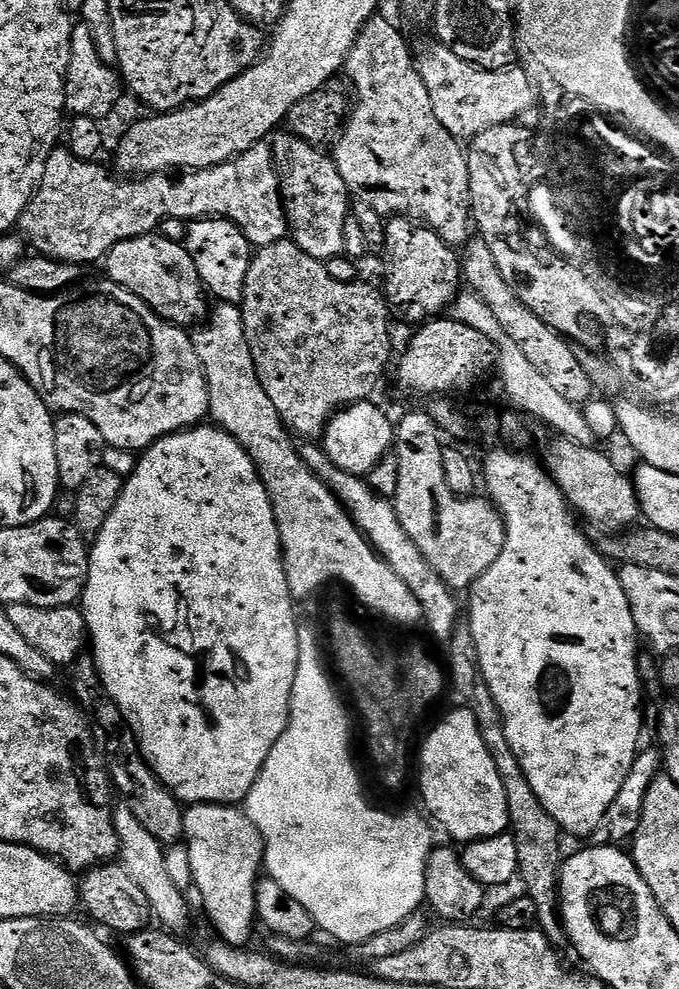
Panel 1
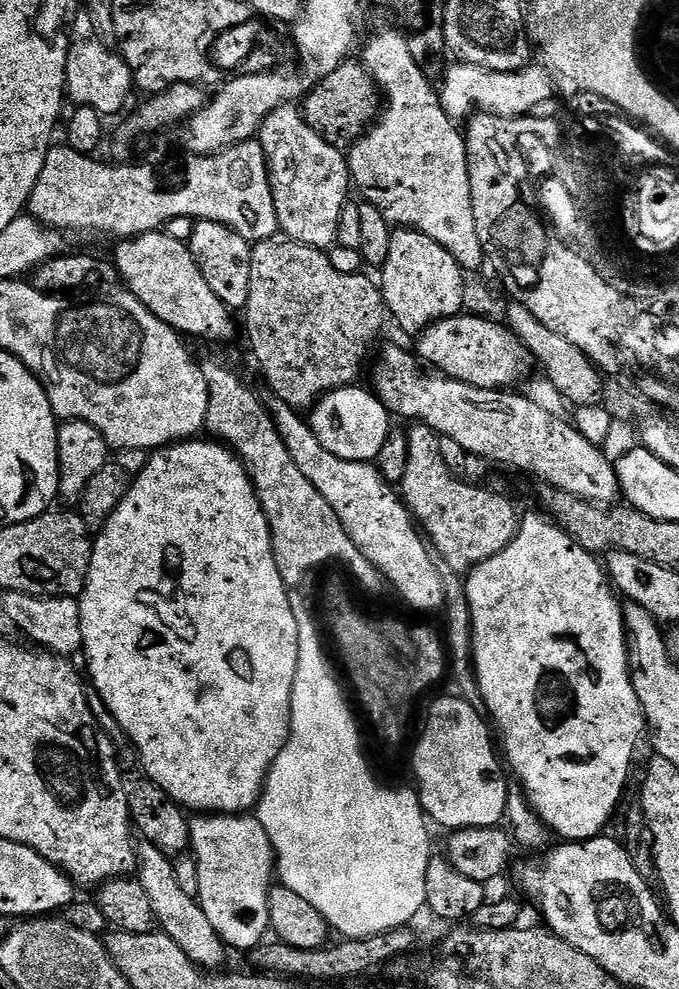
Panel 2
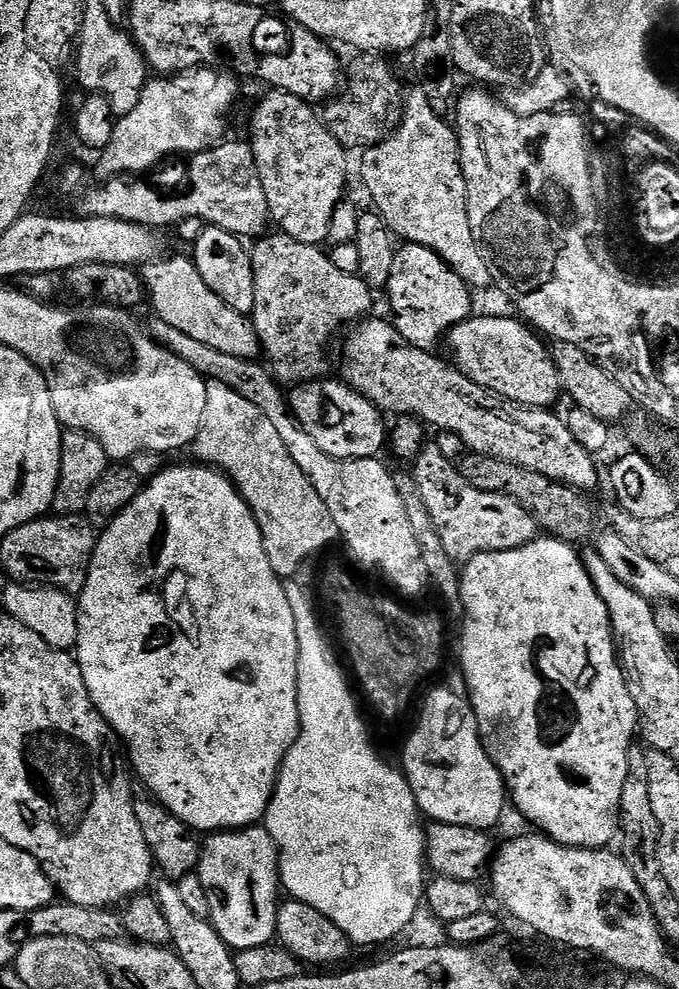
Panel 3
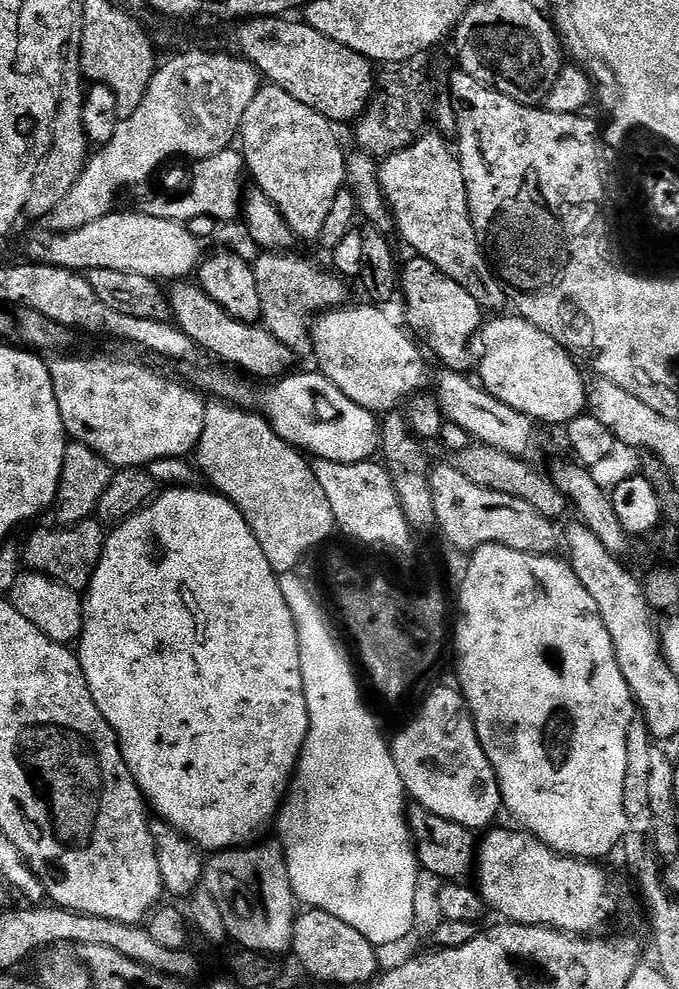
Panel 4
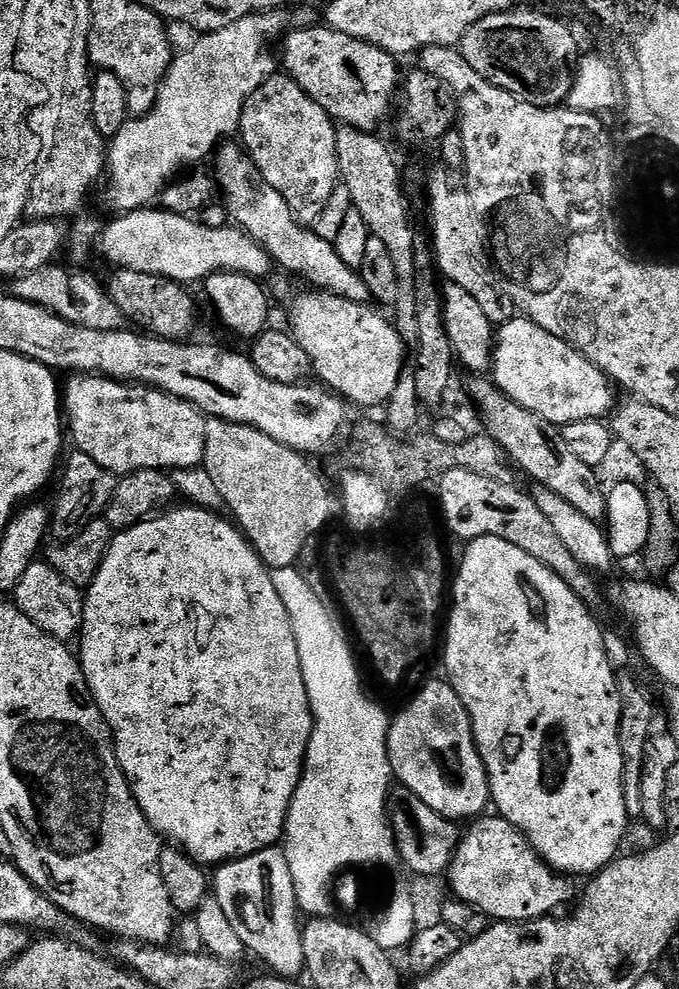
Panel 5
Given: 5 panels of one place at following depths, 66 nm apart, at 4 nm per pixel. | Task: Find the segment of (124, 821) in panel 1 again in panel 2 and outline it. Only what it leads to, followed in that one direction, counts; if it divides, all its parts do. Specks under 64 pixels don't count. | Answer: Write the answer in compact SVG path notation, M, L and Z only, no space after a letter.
M141 843L136 854L134 876L139 880L142 890L146 890L146 895L150 898L150 906L154 906L154 918L159 931L174 938L174 942L178 942L186 958L190 958L190 962L197 964L201 970L223 969L220 967L223 966L224 959L230 955L229 949L218 934L218 930L214 930L210 918L206 918L197 897L181 891L175 877L175 865L170 857L152 844Z

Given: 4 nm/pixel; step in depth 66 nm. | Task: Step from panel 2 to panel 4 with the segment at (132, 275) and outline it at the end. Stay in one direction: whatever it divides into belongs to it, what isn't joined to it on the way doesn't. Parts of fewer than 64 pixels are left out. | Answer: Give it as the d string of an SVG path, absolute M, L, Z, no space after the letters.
M173 283L166 295L174 323L186 334L190 334L190 338L194 338L201 353L208 355L209 352L210 355L217 356L221 365L231 366L249 377L257 376L263 382L275 382L293 371L294 353L282 342L278 342L278 338L274 338L268 328L259 323L247 324L234 318L226 309L218 306L218 302L210 298L210 294L203 291L199 283Z

